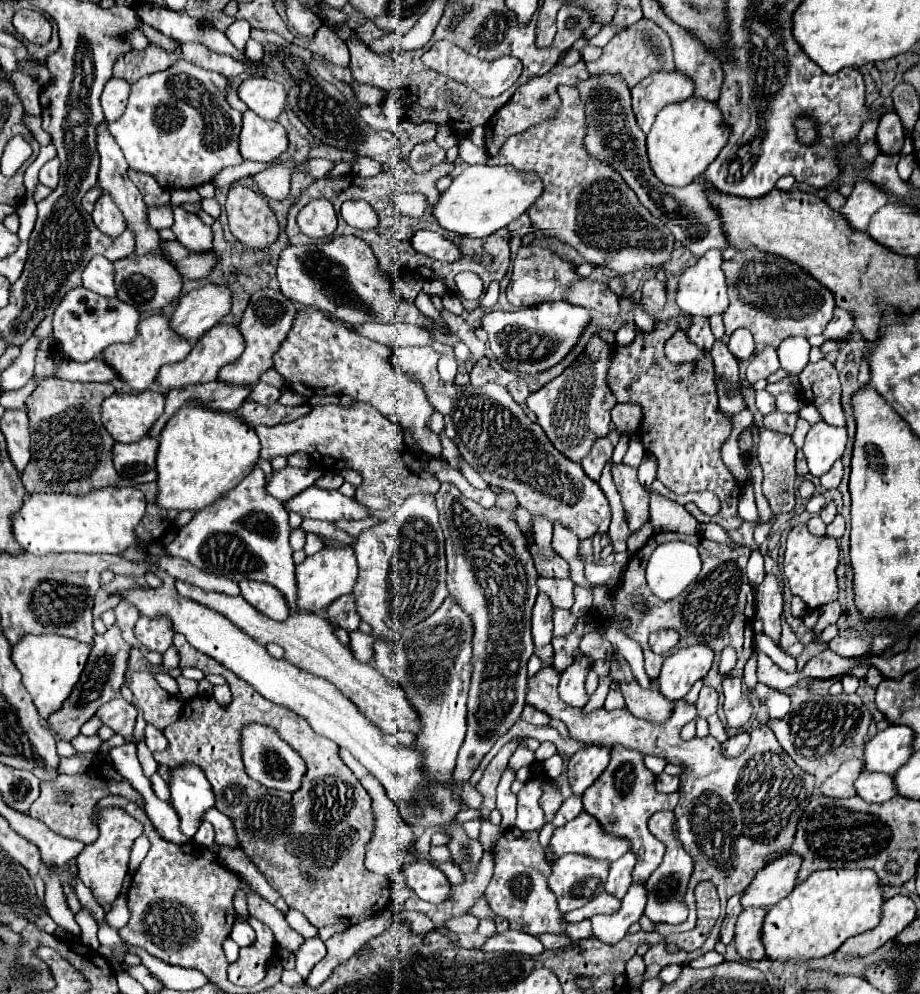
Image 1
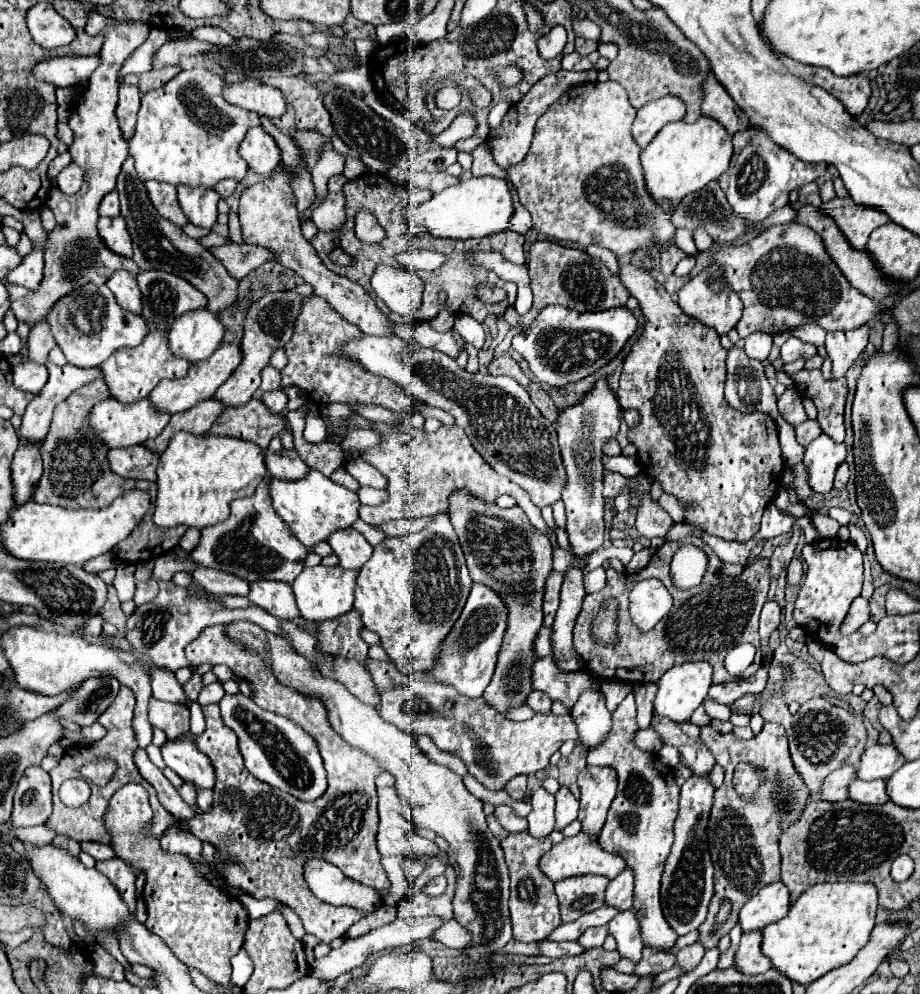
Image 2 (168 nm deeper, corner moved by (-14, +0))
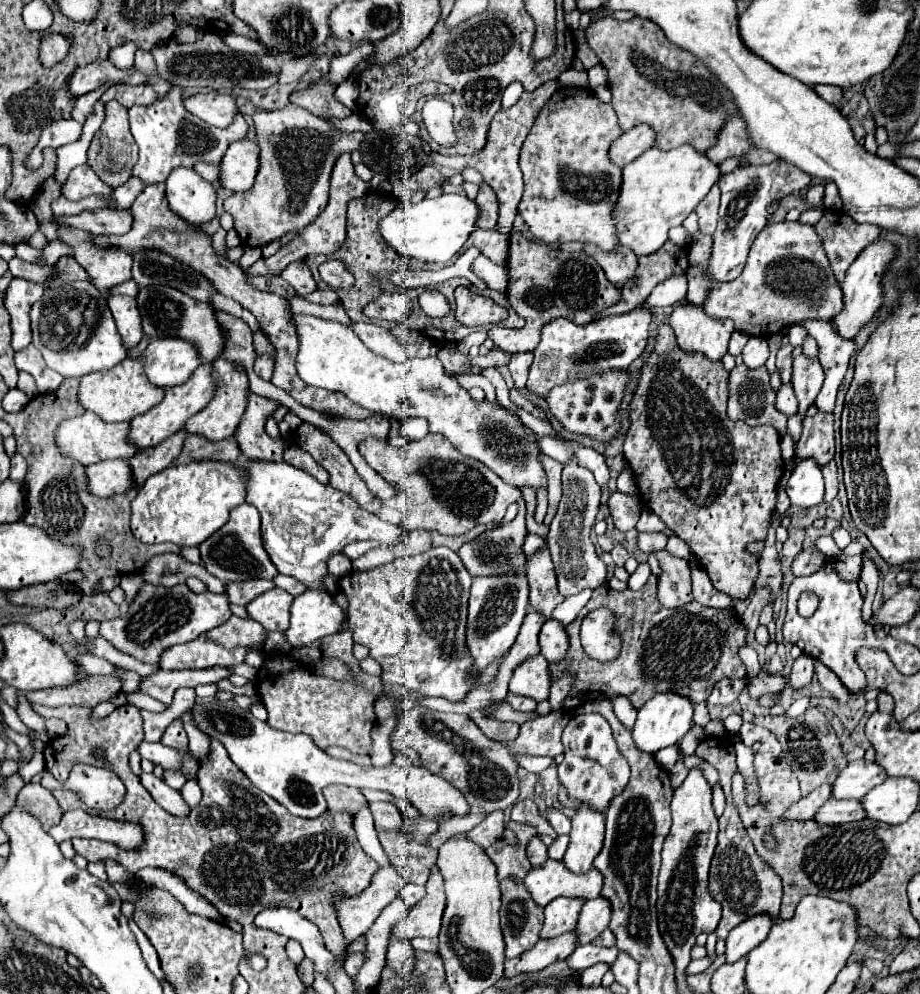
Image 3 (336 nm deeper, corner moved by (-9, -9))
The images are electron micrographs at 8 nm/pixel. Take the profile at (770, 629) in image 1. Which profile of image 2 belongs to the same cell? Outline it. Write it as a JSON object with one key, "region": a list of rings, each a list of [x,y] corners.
{"region":[[[794,557],[792,561],[790,561],[790,565],[788,565],[788,571],[786,571],[786,581],[788,583],[800,583],[802,581],[802,559],[798,559],[798,557]]]}

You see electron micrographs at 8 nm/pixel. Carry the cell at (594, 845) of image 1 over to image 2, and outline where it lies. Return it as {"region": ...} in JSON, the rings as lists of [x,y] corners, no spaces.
{"region":[[[584,833],[560,841],[540,859],[540,871],[554,883],[576,875],[604,875],[614,879],[624,867],[626,863],[620,857],[600,849]]]}

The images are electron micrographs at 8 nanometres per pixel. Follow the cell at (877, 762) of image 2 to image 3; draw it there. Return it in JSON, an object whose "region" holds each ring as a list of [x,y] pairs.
{"region":[[[855,760],[855,762],[849,762],[847,768],[837,776],[833,784],[833,796],[861,800],[869,790],[873,790],[885,780],[887,780],[887,774],[883,766],[879,766],[877,762]]]}

